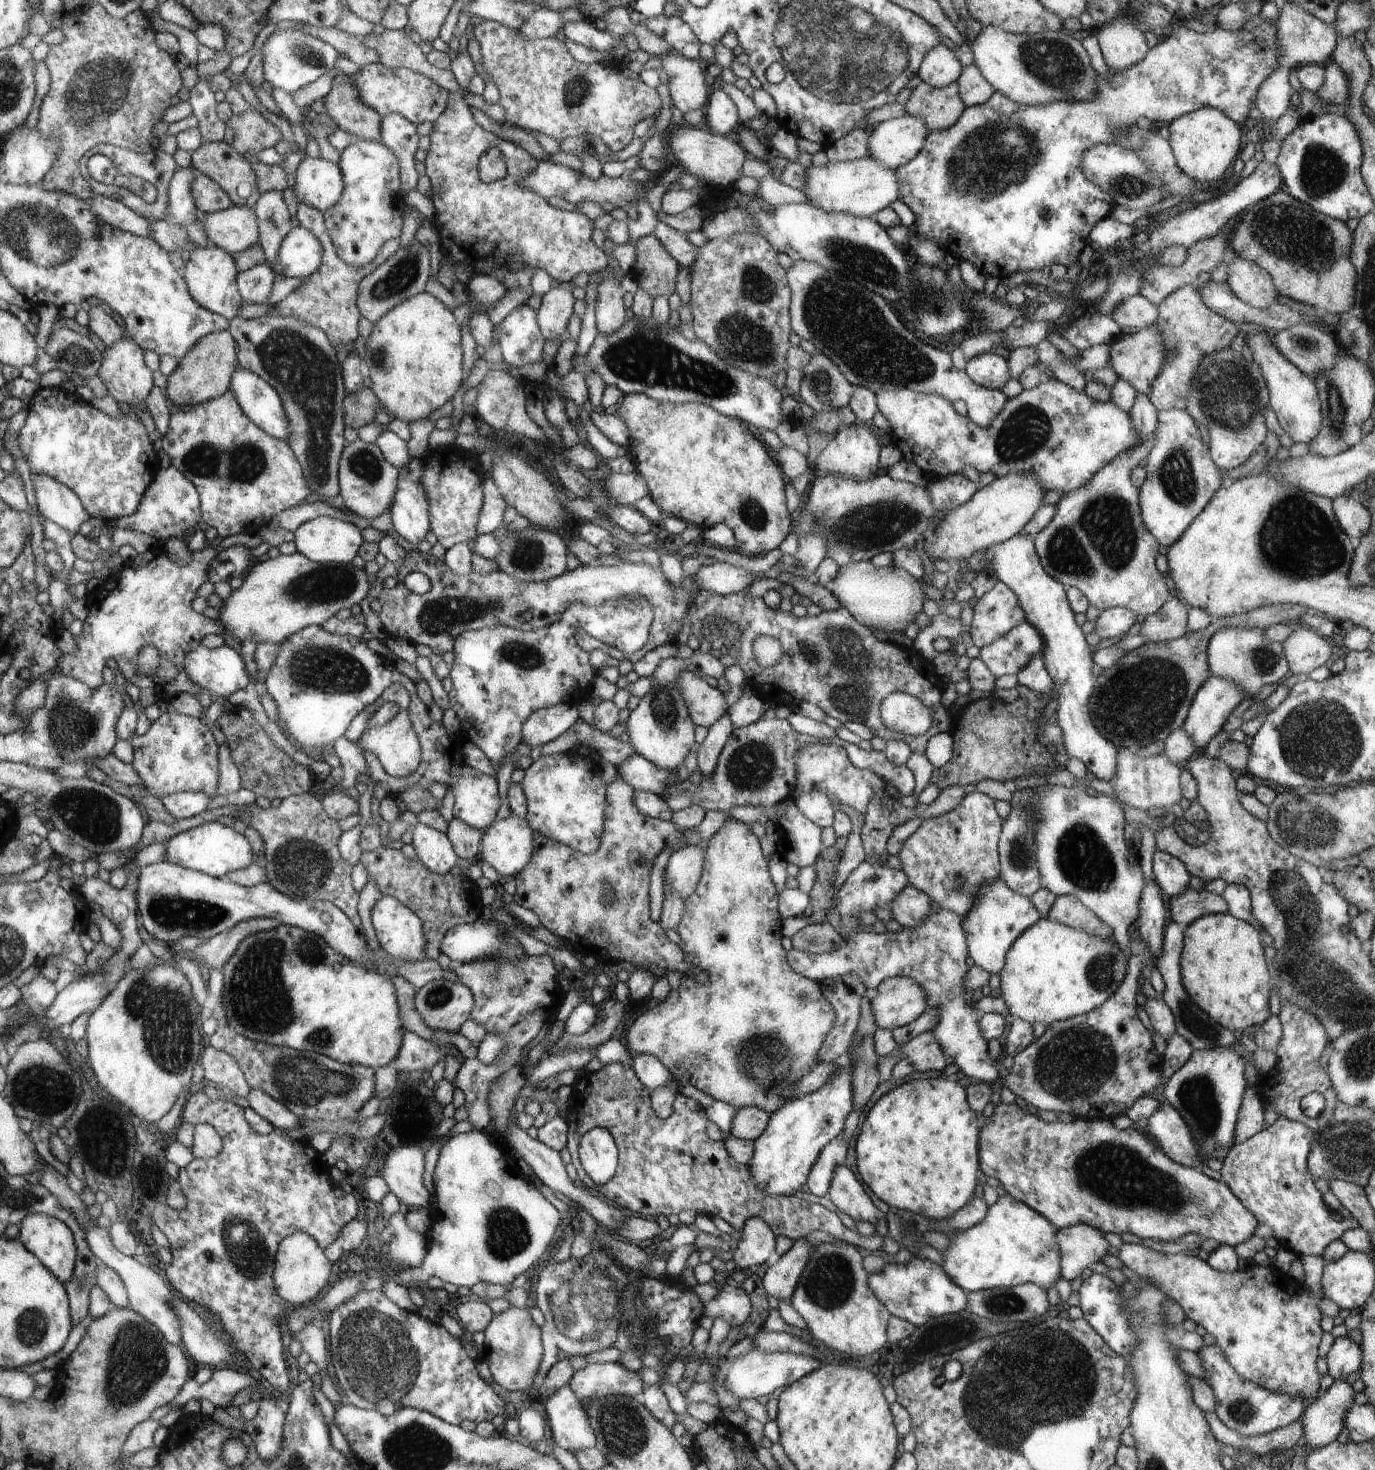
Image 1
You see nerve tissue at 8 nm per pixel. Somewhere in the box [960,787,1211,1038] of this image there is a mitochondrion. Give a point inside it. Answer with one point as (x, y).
(1084, 859)

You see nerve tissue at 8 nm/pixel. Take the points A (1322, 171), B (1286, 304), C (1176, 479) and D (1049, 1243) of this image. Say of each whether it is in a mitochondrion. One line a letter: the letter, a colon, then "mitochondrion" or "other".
A: mitochondrion
B: other
C: mitochondrion
D: other

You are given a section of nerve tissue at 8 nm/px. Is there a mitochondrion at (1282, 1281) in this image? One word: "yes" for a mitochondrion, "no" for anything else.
no

